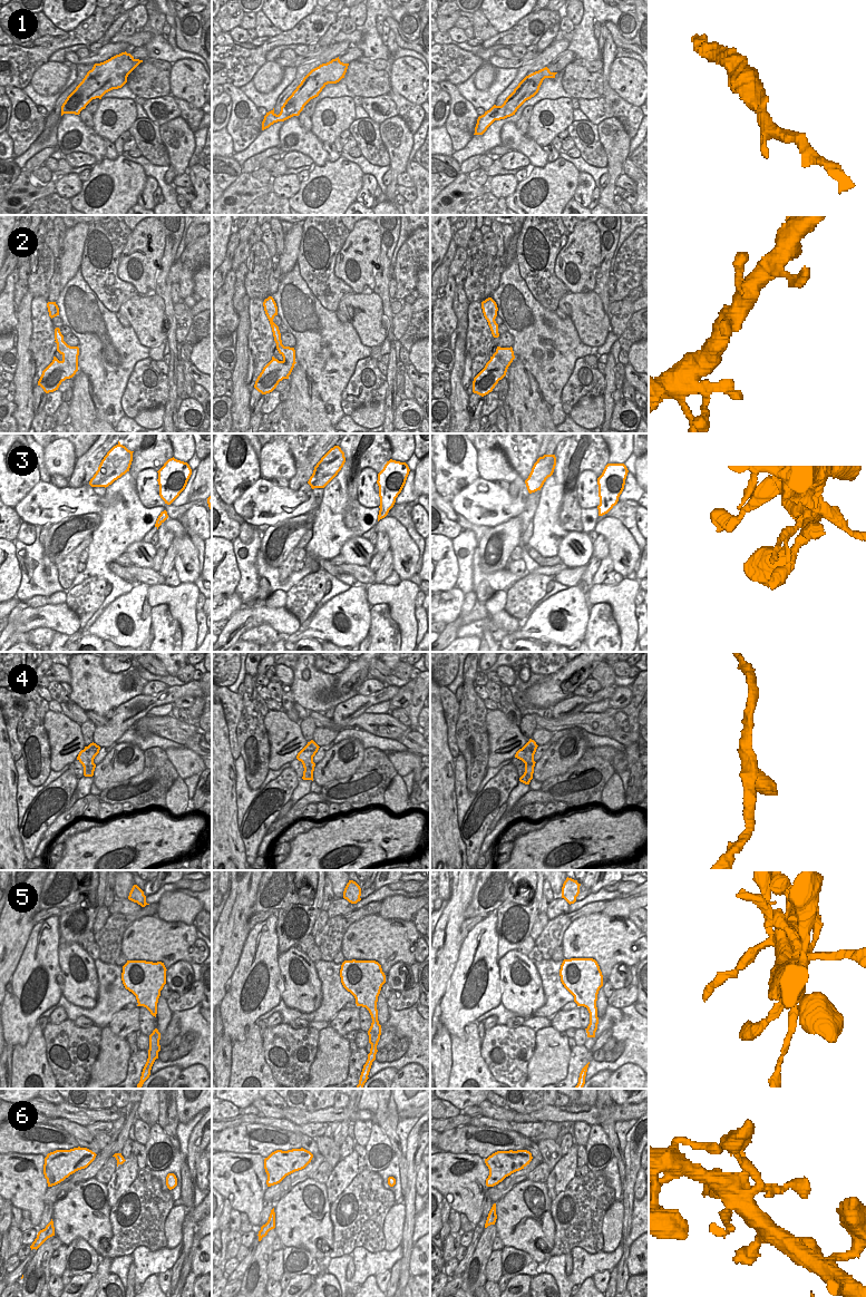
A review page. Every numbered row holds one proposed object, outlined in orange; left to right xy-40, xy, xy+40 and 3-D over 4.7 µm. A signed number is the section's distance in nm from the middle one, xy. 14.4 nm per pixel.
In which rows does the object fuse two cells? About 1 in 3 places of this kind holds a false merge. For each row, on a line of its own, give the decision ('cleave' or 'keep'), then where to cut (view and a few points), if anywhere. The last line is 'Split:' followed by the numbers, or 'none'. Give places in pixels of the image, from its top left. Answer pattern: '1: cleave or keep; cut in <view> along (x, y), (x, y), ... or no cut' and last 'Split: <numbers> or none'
1: keep; no cut
2: keep; no cut
3: keep; no cut
4: keep; no cut
5: cleave; cut in xy+40 along (590, 1021), (597, 1023)
6: keep; no cut
Split: 5

